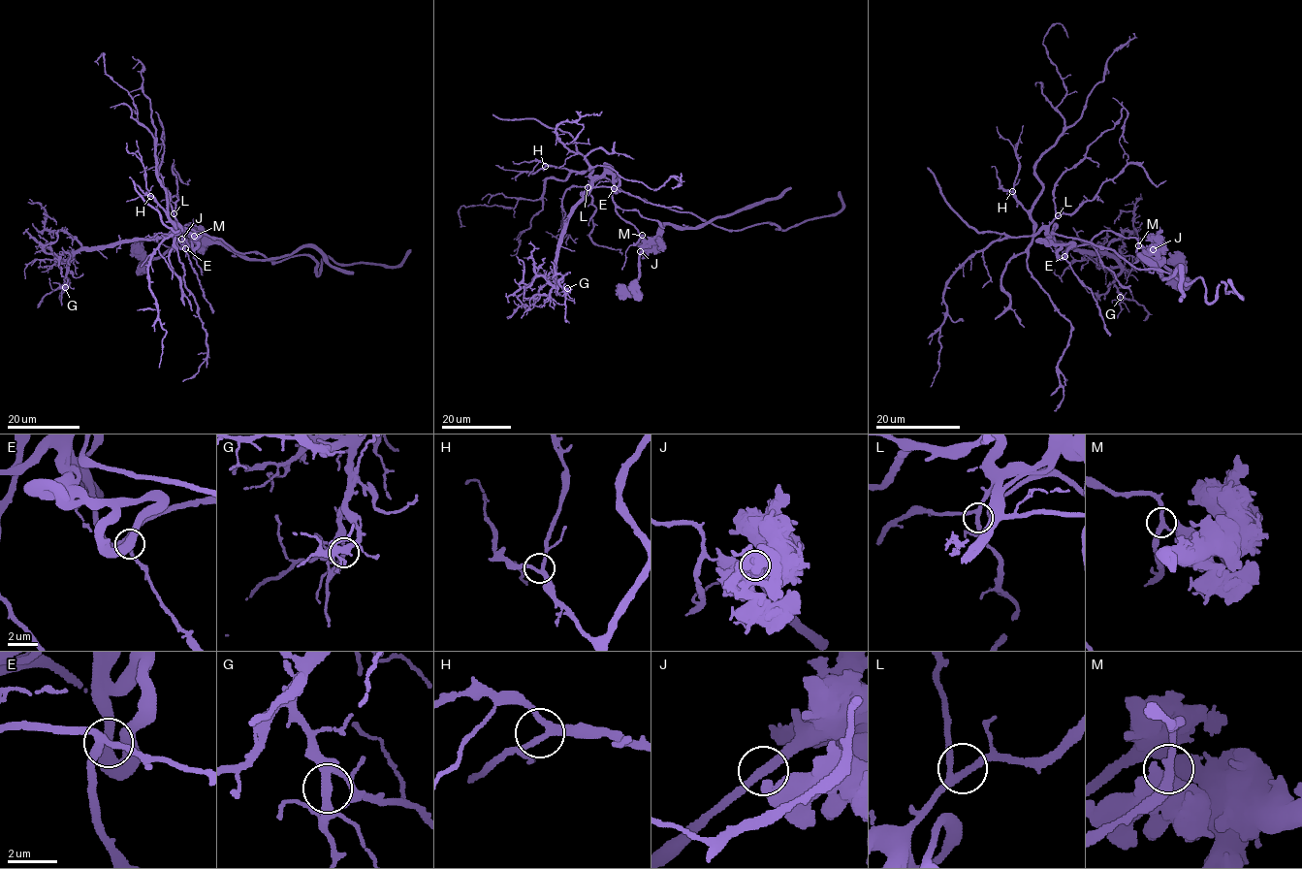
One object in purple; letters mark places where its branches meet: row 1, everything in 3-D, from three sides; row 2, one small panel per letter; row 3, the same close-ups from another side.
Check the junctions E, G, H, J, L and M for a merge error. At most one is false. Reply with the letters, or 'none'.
M

